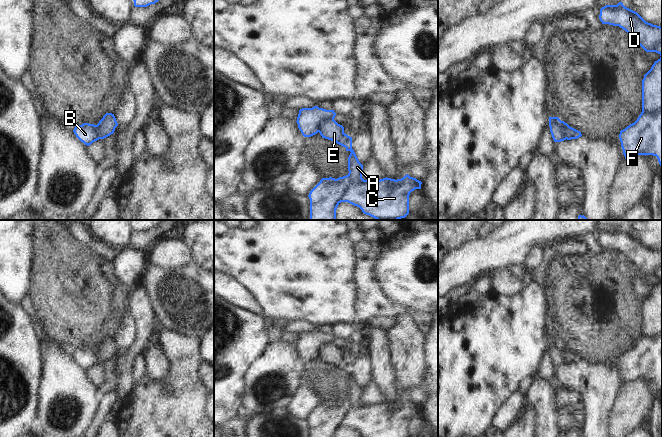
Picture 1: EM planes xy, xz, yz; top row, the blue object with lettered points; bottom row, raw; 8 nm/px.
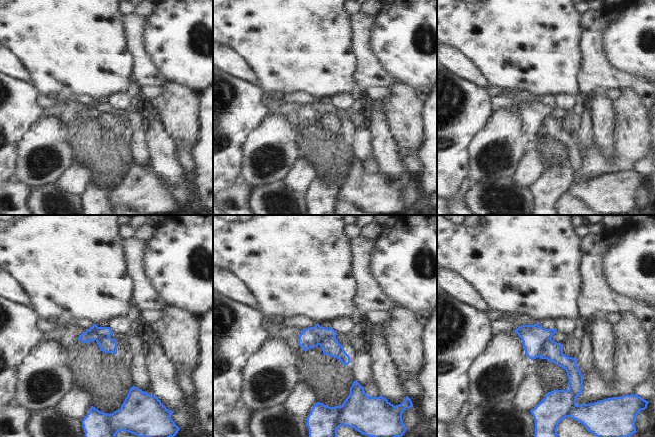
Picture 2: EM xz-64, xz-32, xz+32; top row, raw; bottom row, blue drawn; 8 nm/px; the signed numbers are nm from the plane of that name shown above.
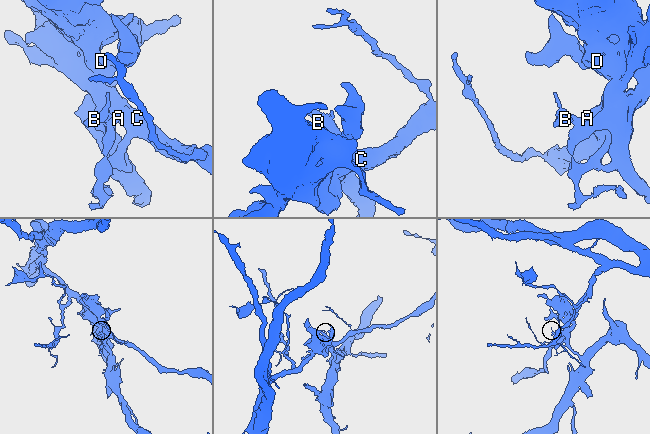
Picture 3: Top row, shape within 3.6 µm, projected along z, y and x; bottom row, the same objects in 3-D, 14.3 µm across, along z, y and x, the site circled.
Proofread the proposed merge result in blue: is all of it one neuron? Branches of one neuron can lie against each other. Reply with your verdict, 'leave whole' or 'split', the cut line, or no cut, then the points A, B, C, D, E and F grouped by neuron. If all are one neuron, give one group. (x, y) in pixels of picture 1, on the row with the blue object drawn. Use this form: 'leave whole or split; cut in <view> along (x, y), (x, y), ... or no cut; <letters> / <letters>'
split; cut in xz along (333, 117), (328, 117), (321, 124), (319, 132); A C D E F / B

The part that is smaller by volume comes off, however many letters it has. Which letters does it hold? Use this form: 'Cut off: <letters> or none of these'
Cut off: B

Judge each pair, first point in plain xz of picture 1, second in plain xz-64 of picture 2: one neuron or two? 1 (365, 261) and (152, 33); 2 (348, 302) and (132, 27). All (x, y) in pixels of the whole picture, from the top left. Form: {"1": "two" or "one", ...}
{"1": "two", "2": "two"}

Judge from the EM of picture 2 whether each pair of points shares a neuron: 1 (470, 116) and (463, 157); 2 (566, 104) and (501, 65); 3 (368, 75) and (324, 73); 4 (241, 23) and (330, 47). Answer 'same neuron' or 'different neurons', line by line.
1: same neuron
2: different neurons
3: different neurons
4: same neuron

